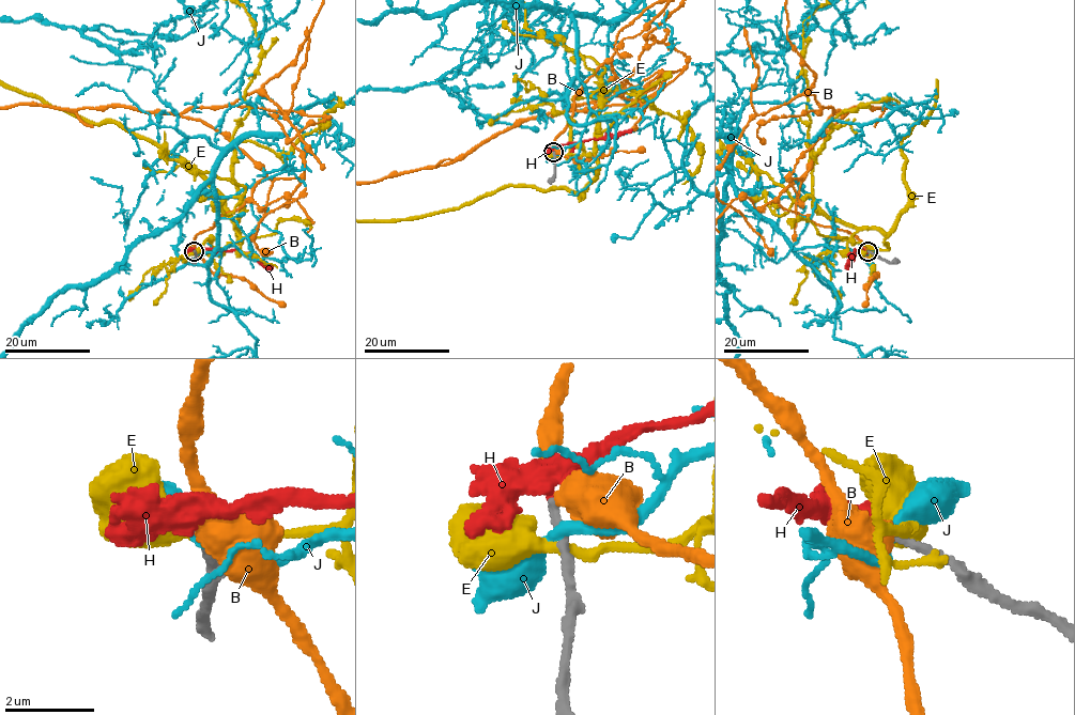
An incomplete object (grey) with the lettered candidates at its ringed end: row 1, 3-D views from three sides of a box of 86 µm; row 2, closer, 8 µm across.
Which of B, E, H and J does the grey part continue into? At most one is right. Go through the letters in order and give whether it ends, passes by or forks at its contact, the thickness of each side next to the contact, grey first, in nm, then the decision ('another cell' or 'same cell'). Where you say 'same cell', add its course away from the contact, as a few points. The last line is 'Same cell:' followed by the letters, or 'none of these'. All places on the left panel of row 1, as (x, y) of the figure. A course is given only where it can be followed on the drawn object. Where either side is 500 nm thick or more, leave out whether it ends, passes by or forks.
B: calibres 200 and 500 nm; another cell
E: it passes by; calibres 260 and 320 nm; another cell
H: it passes by; calibres 200 and 440 nm; same cell
J: it passes by; calibres 240 and 280 nm; another cell
Same cell: H

